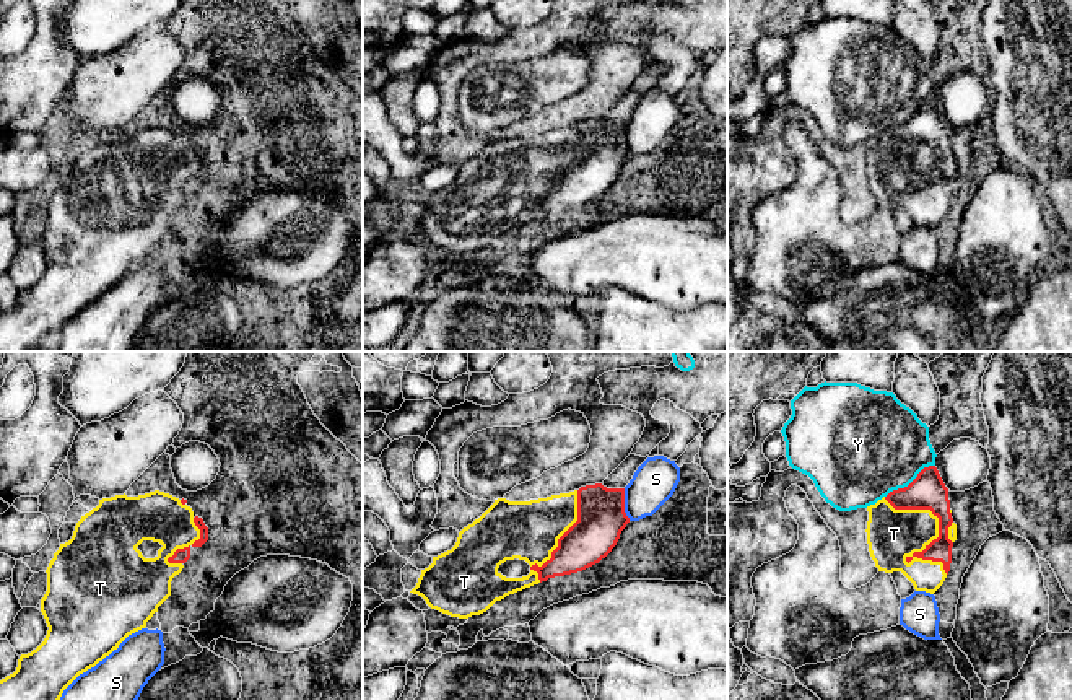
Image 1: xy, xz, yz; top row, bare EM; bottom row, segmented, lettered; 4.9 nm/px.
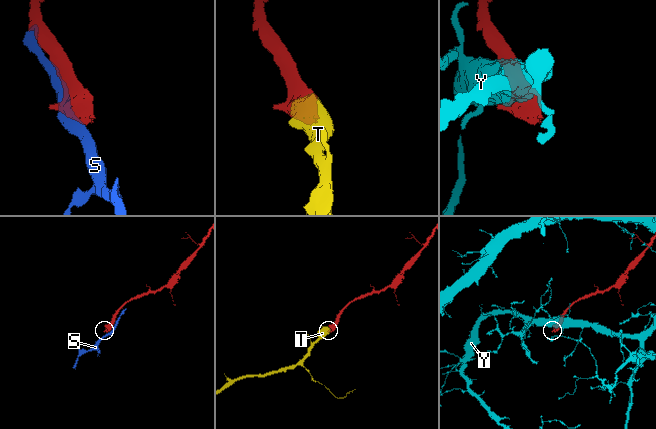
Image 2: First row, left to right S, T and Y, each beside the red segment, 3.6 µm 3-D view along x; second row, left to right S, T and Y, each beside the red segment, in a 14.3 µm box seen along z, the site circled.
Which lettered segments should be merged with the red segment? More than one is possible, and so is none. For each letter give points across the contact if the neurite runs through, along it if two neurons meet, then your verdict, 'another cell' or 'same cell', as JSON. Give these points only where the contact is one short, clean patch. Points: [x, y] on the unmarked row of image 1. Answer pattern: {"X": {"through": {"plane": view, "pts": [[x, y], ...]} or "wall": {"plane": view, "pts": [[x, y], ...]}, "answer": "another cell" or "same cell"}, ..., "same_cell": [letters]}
{"S": {"answer": "another cell"}, "T": {"answer": "same cell"}, "Y": {"answer": "another cell"}, "same_cell": ["T"]}

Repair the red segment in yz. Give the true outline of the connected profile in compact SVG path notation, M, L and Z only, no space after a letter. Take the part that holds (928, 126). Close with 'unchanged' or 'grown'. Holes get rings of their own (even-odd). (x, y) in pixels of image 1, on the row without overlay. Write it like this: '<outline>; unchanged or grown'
M924 103L908 122L890 127L867 142L867 147L867 179L878 207L901 207L916 226L934 230L950 207L952 182L957 176L948 124L937 103Z; grown

